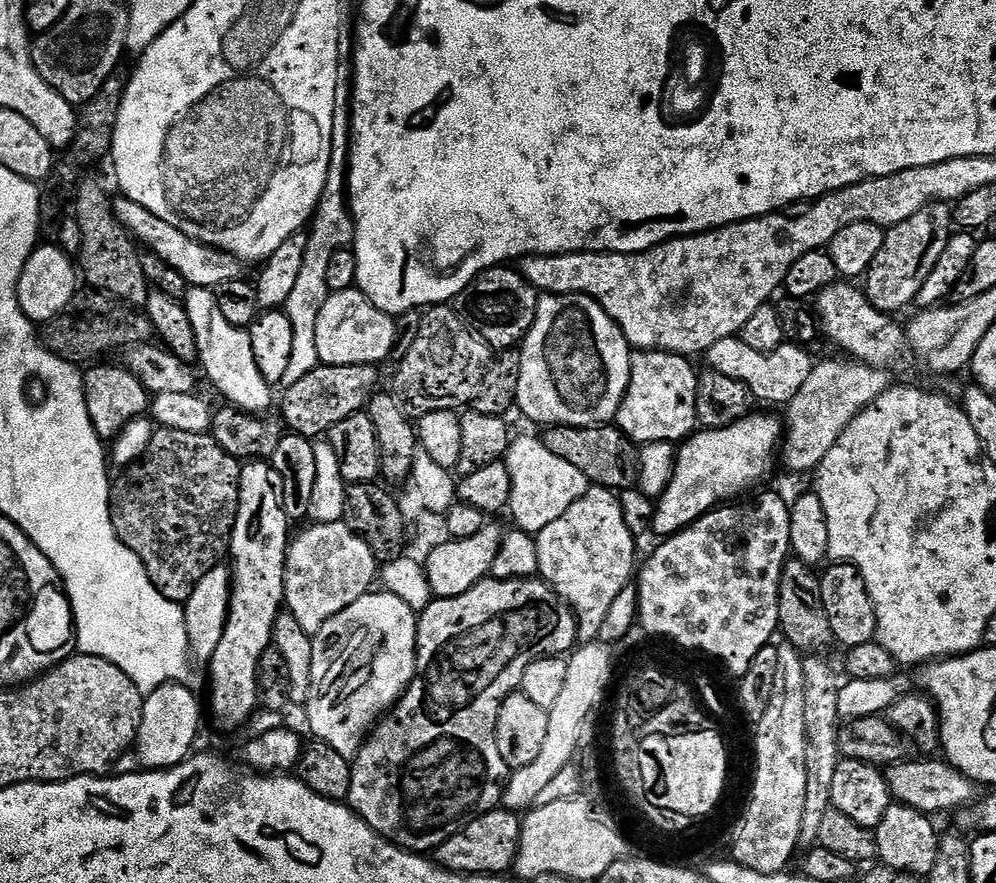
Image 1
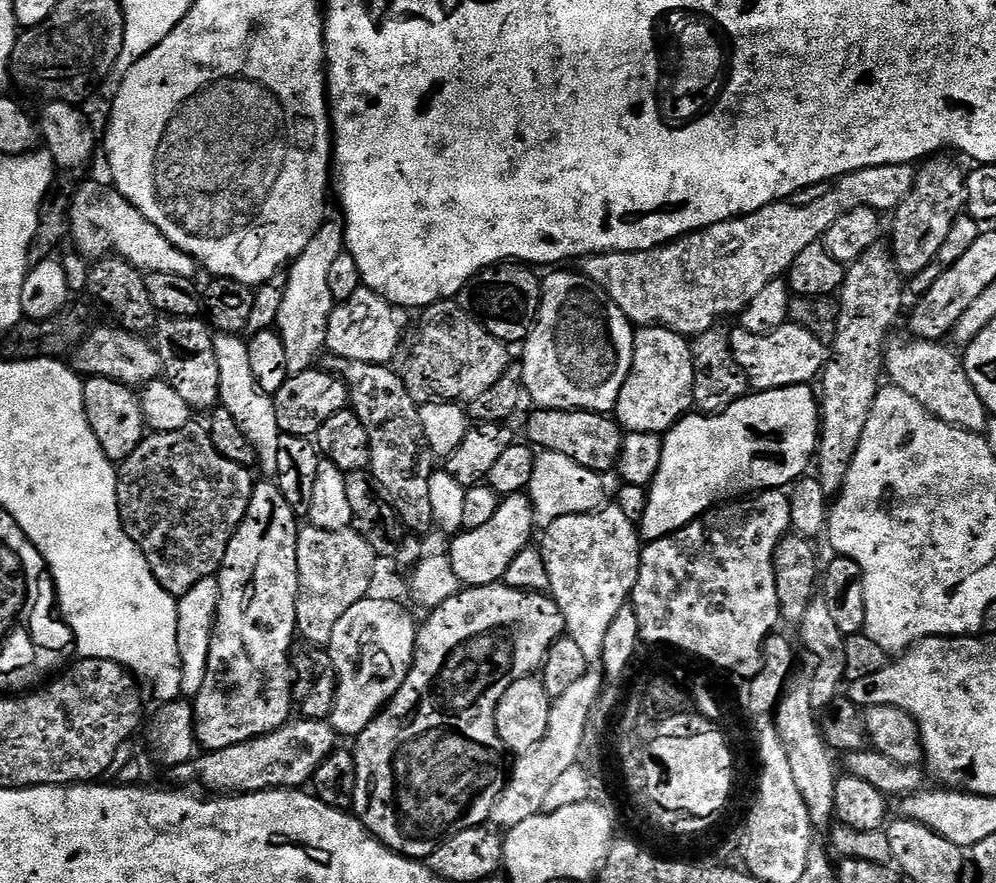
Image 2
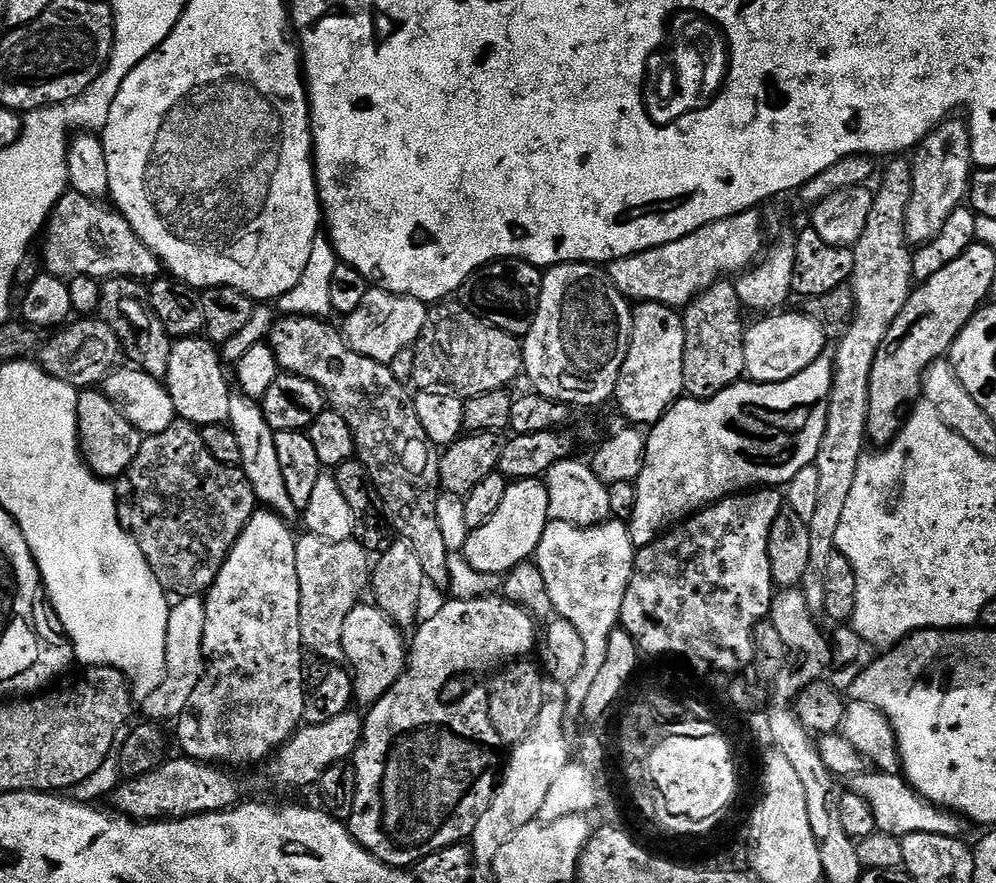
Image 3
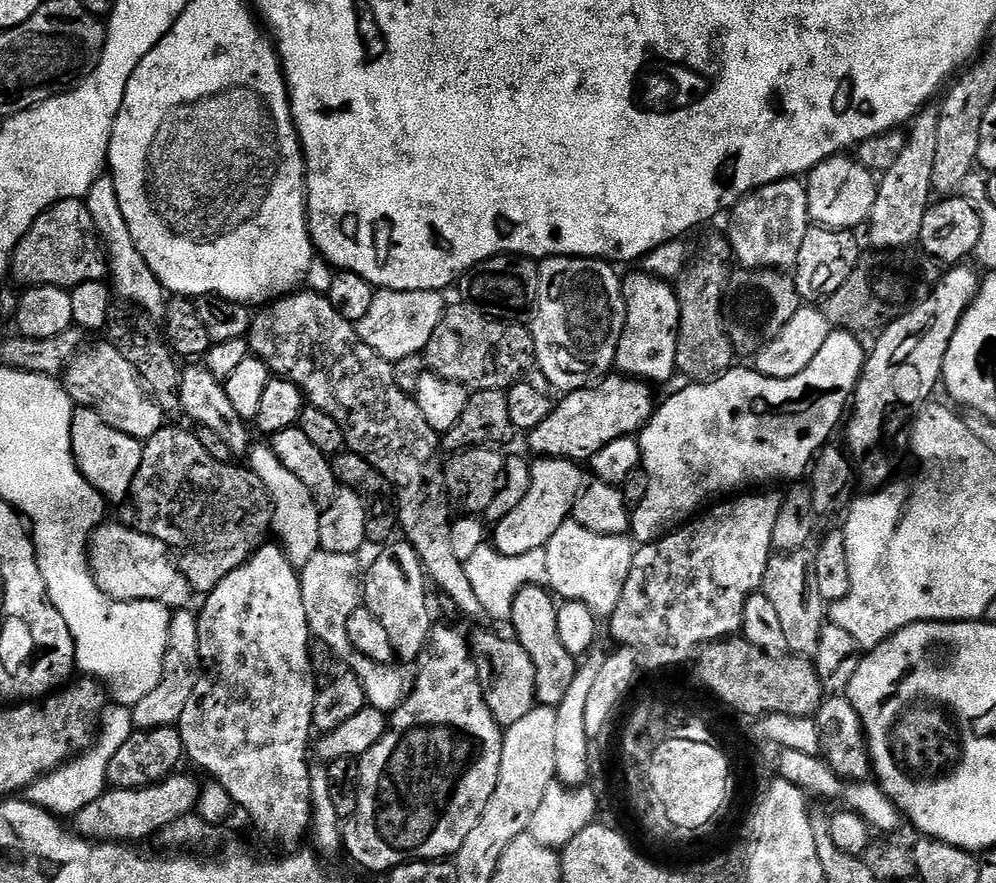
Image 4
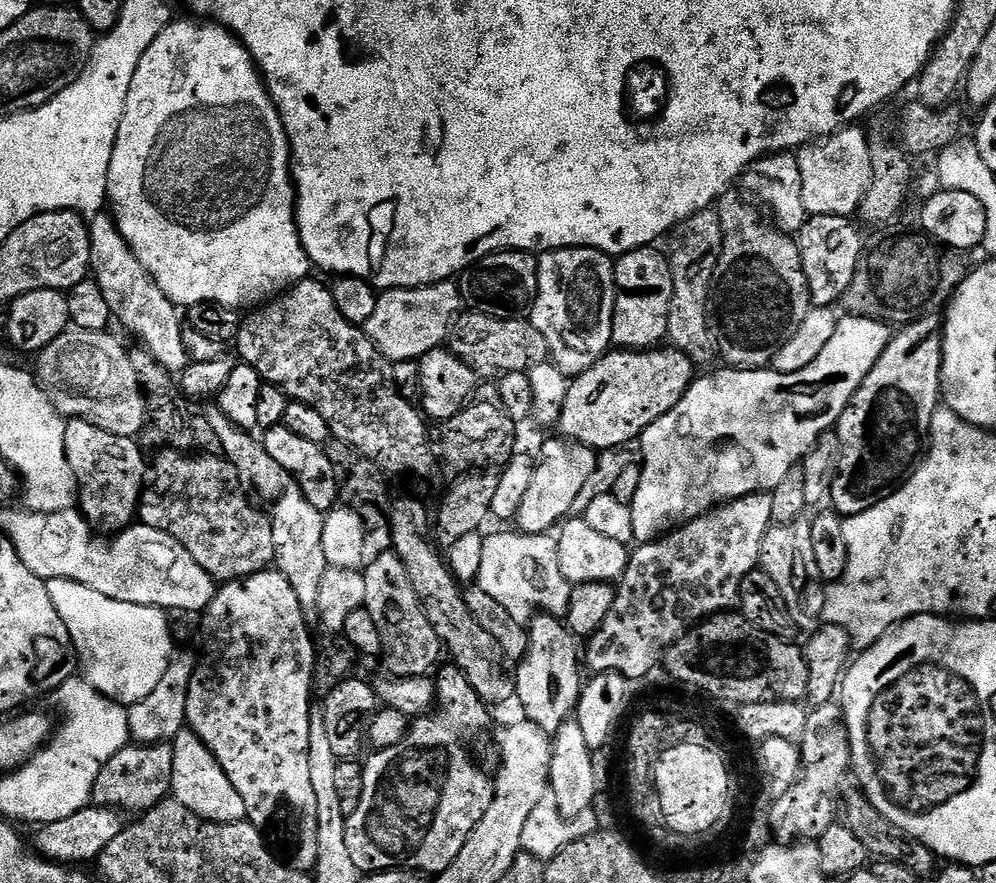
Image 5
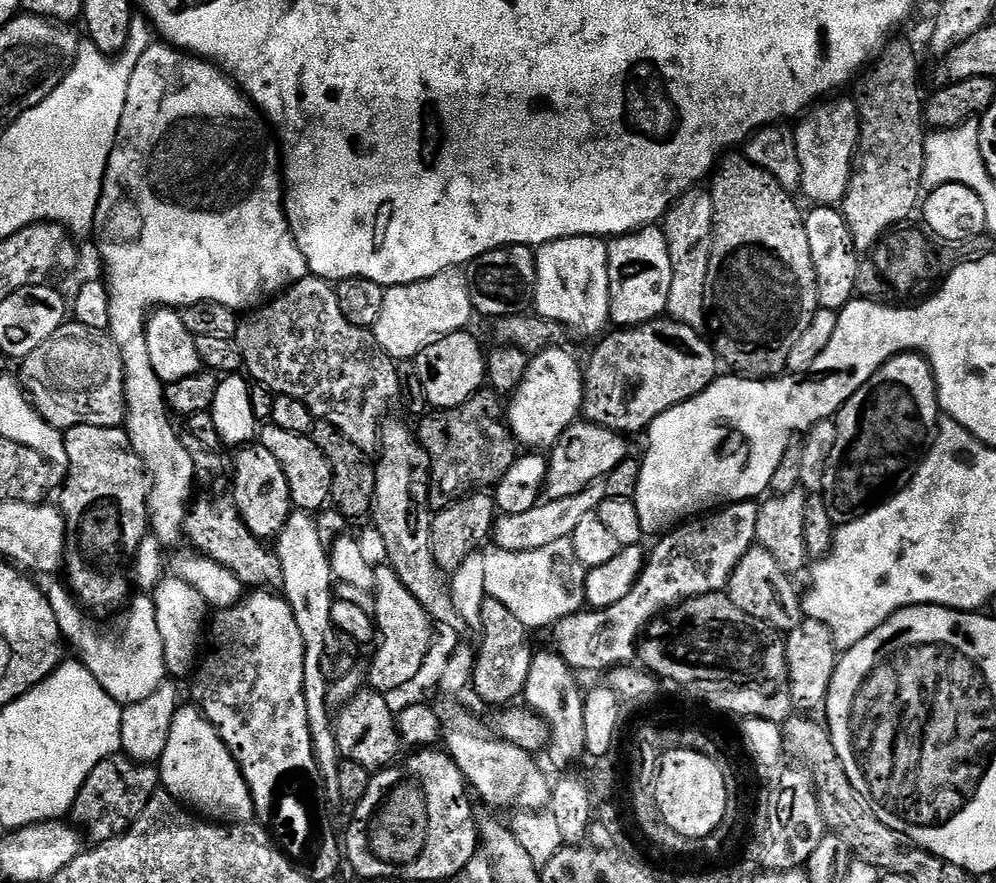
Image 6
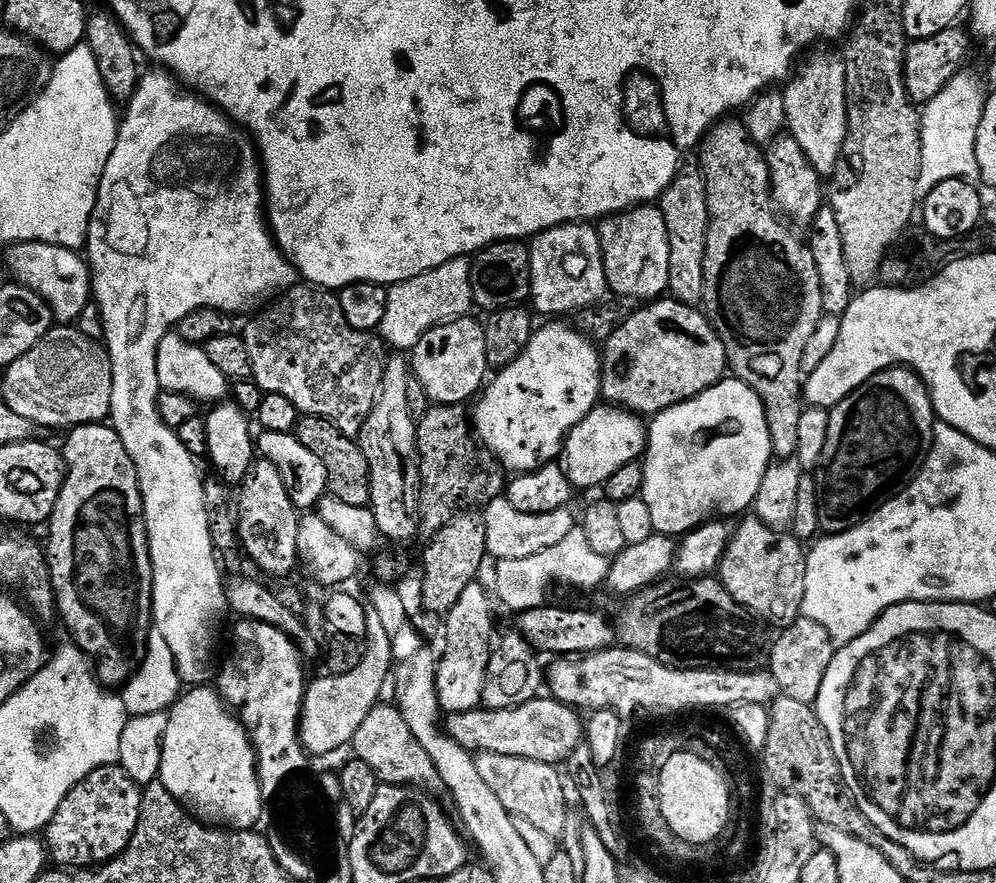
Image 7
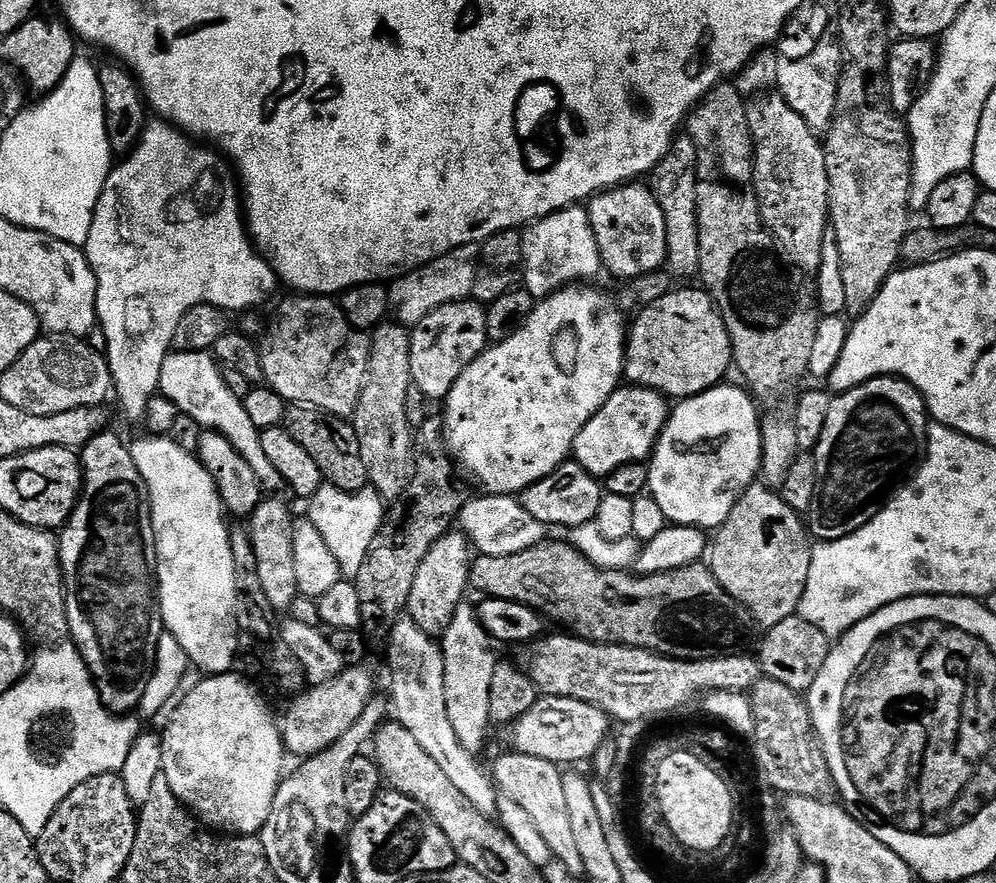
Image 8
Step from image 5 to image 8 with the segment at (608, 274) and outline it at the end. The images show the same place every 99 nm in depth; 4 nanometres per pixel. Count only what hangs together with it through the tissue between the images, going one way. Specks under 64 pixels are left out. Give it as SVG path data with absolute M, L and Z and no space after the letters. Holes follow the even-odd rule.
M573 206L560 212L551 212L535 221L523 233L523 237L522 284L533 298L550 296L562 288L591 281L588 280L591 276L602 272L600 247L590 226L587 207Z

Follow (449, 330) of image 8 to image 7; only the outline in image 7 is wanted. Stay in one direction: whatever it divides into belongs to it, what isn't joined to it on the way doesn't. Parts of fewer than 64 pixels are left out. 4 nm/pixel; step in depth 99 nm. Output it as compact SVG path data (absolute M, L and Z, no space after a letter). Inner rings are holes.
M466 315L440 324L422 334L422 342L410 349L410 371L432 404L464 404L485 387L490 372L486 362L486 334L483 323L472 319Z

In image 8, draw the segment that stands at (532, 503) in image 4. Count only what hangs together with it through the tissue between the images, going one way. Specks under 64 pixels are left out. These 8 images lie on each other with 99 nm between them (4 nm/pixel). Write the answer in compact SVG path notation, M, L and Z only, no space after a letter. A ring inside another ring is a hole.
M621 386L586 422L578 434L574 445L575 463L581 464L589 474L597 478L607 478L618 466L644 462L651 457L656 439L670 415L670 404L653 388Z

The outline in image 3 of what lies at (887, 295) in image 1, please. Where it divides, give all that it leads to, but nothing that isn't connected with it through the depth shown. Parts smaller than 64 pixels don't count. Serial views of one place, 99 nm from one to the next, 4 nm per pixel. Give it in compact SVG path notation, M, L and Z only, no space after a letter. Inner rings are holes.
M963 119L948 120L929 131L915 149L912 167L912 198L908 207L907 234L909 245L928 244L946 226L950 214L965 203L974 175L972 130Z

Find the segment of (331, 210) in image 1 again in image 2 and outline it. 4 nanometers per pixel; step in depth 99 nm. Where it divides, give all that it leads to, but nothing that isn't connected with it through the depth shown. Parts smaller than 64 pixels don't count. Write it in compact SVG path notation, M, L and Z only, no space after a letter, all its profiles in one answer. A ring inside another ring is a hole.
M328 218L318 234L310 238L310 246L306 246L306 250L302 250L300 257L292 261L287 269L282 307L278 309L274 328L280 333L282 346L286 346L286 370L289 376L302 374L313 367L325 351L328 343L326 330L334 307L330 294L330 266L336 261L338 254L345 250L343 219Z

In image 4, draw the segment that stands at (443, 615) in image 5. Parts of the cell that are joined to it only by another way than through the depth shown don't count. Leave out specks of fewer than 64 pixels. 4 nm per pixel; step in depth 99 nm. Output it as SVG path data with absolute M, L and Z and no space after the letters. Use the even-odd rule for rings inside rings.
M492 632L471 633L470 643L472 646L472 657L476 660L476 674L478 682L482 688L482 698L486 698L486 706L490 706L490 714L500 723L501 729L508 729L514 726L514 722L519 722L530 714L532 708L537 707L535 692L535 672L531 658L526 654L526 650L515 638L507 640L504 636L495 636Z

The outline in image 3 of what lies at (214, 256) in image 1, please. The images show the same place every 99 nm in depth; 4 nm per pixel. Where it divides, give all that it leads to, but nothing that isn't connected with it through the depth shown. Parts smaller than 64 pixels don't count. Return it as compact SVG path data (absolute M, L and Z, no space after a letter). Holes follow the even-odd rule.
M74 191L65 192L52 209L42 236L43 271L65 282L76 276L89 276L101 282L111 276L130 276L151 282L161 275L158 257L134 234L130 222L111 203L91 200Z

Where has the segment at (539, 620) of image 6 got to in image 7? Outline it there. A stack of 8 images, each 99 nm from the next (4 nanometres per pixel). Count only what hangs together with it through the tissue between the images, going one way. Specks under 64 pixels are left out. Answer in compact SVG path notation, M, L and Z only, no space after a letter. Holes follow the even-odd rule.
M577 526L561 542L542 550L542 553L522 559L504 559L495 563L496 592L501 602L515 613L543 607L550 586L556 582L580 590L592 590L607 581L611 559L595 553L582 526Z

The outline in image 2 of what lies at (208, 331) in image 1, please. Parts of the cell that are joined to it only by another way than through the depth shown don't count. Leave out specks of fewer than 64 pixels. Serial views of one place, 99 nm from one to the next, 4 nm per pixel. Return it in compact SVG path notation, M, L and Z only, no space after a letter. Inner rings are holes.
M220 334L214 339L214 354L218 358L218 386L220 387L220 404L230 410L230 414L234 414L234 422L238 422L238 426L242 426L242 434L246 434L246 438L250 438L250 446L254 446L256 451L256 463L259 471L264 471L265 477L275 477L278 470L278 442L282 435L278 426L278 417L274 415L274 402L272 397L265 394L260 389L258 382L254 382L254 373L250 367L250 354L248 353L247 343L236 334Z

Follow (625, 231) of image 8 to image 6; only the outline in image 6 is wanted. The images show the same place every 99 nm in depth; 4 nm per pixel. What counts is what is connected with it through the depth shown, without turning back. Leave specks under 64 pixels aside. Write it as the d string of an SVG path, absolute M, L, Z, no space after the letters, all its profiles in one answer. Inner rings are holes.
M660 226L640 228L637 232L629 232L626 236L615 237L608 244L608 273L610 274L610 306L608 314L611 323L617 329L637 328L640 324L648 324L652 320L661 319L668 311L670 298L670 250L664 237L664 229Z

